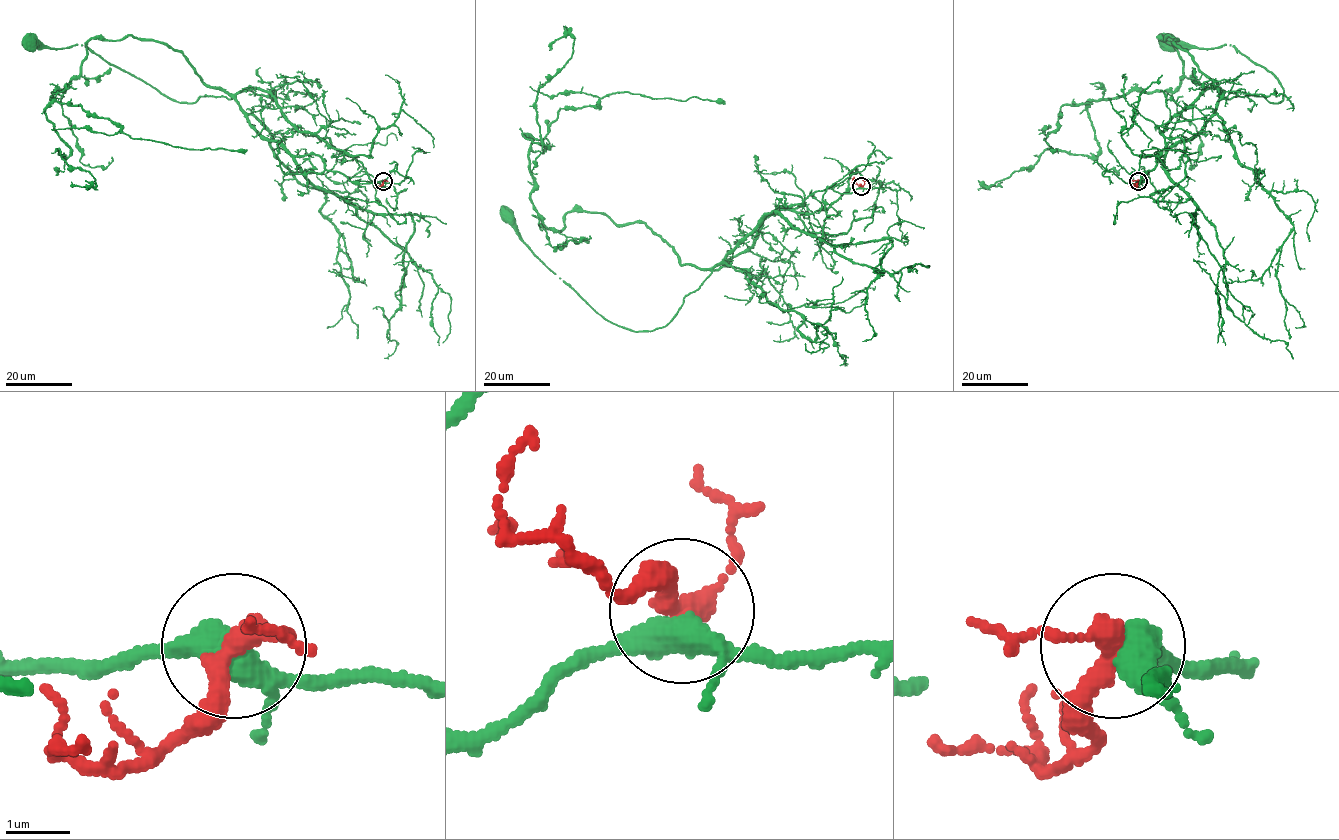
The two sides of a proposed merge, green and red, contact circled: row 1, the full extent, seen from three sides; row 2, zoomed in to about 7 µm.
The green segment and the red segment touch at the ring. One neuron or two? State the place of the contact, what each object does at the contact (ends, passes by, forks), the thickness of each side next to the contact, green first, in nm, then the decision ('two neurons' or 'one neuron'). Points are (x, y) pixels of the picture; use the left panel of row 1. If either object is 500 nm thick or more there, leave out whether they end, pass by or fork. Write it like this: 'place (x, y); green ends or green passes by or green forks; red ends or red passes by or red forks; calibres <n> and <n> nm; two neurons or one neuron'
place (383, 181); green forks; red passes by; calibres 360 and 320 nm; two neurons

